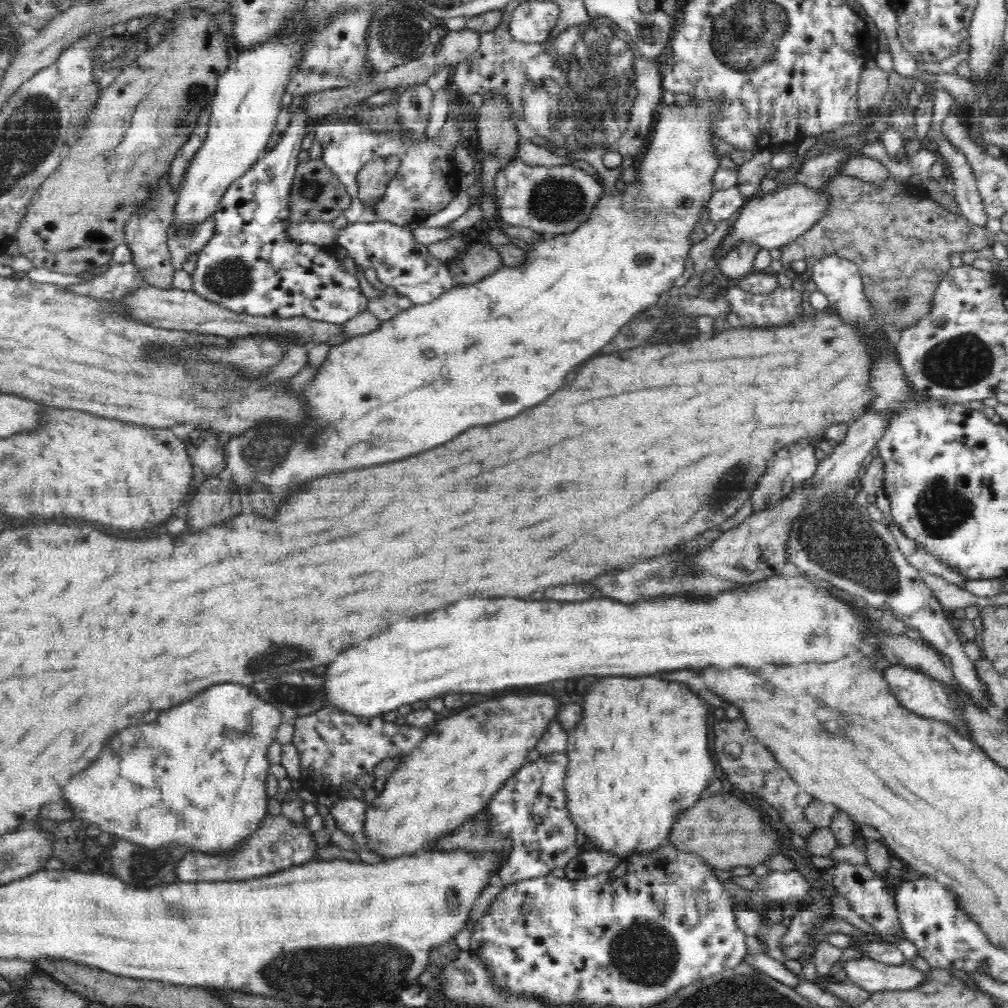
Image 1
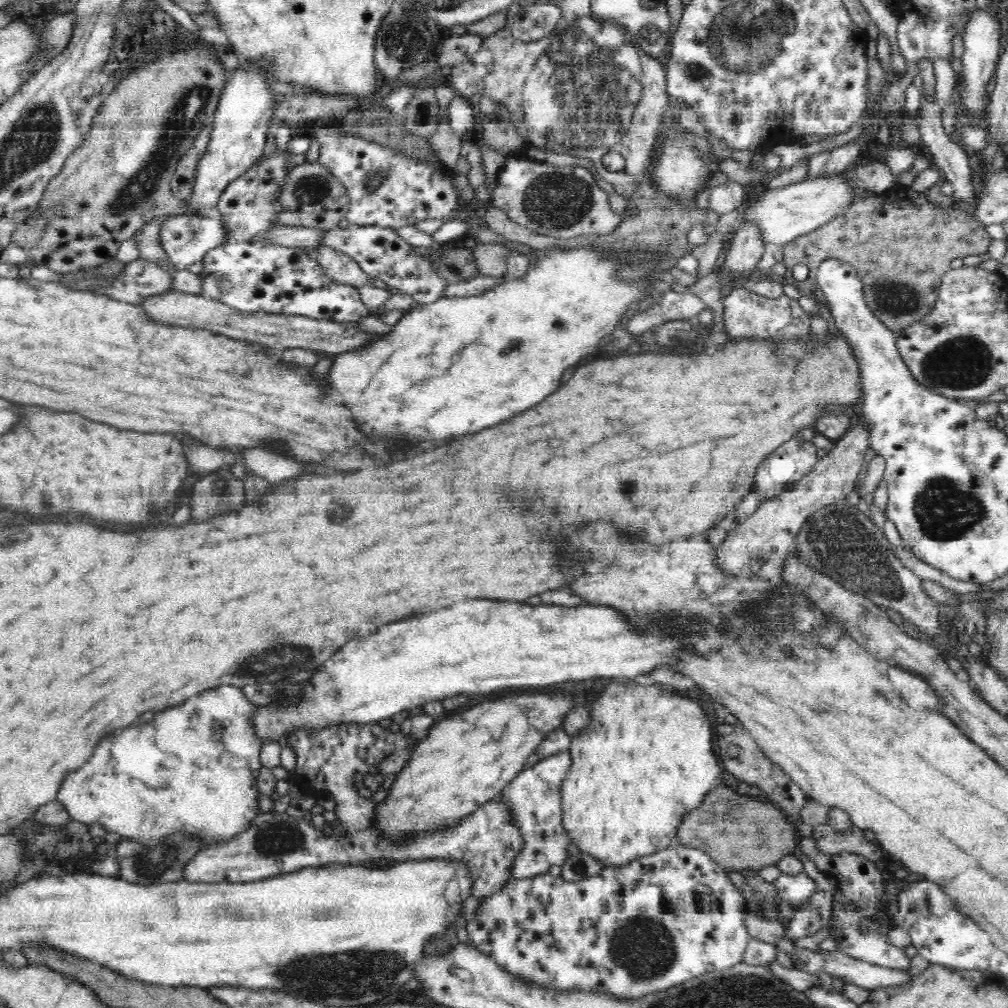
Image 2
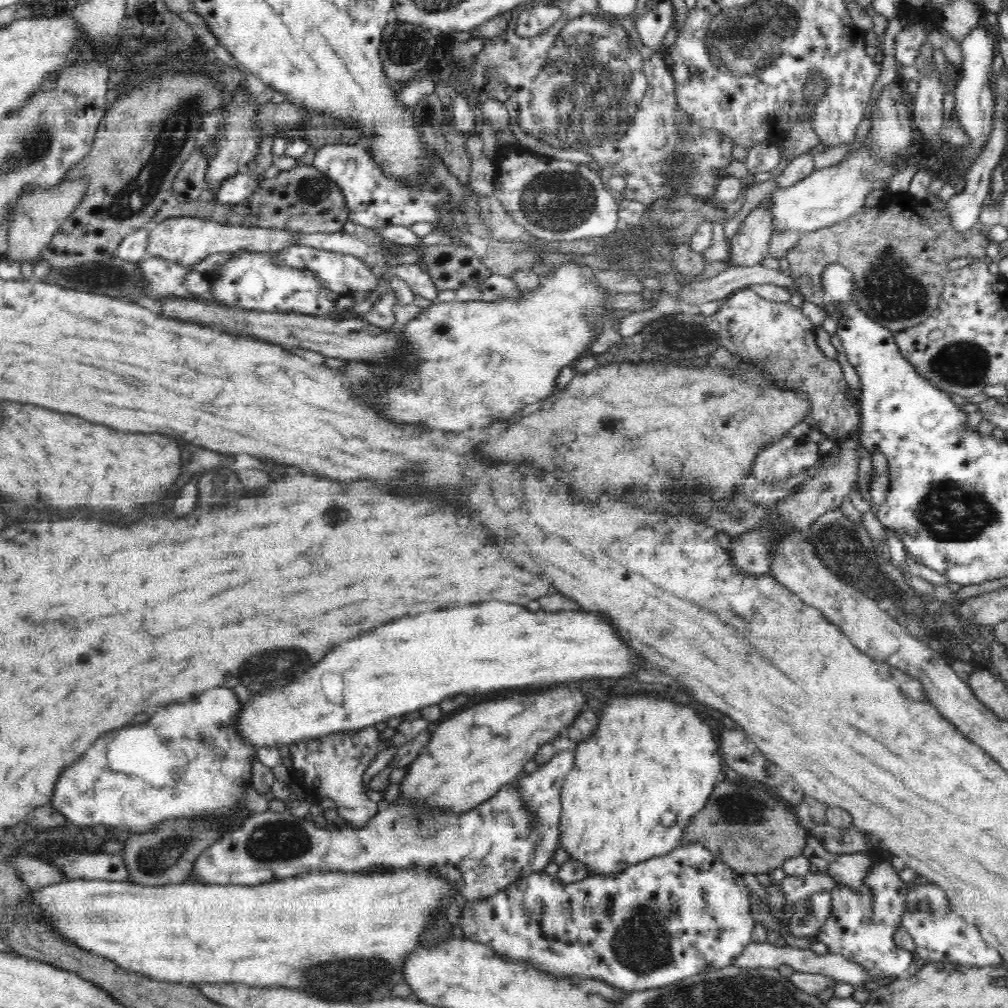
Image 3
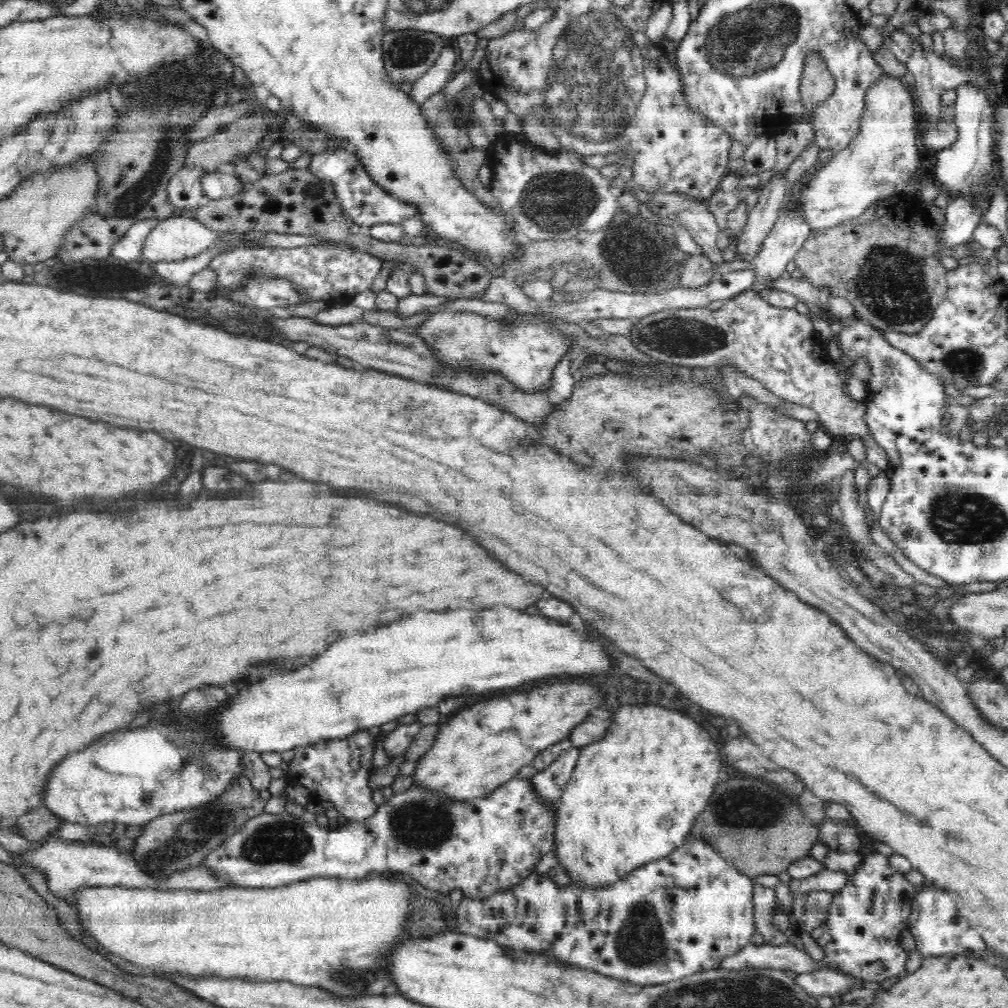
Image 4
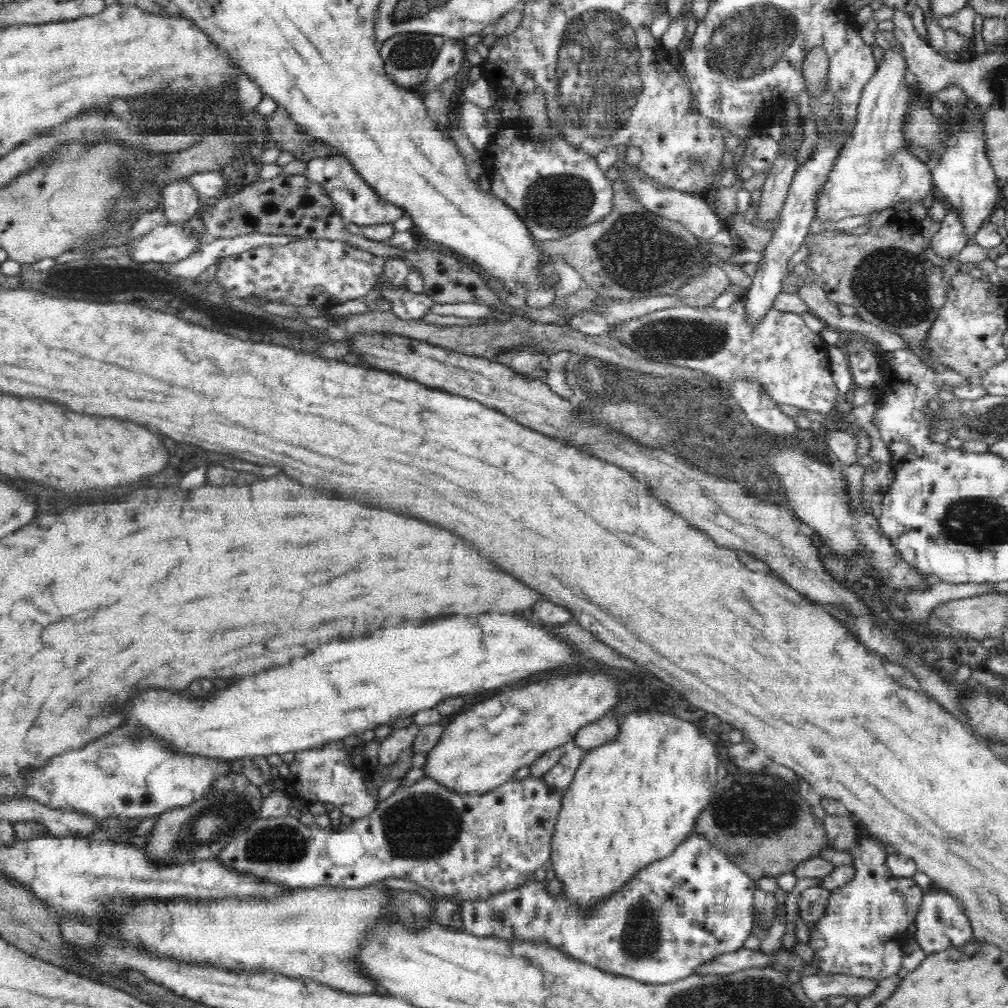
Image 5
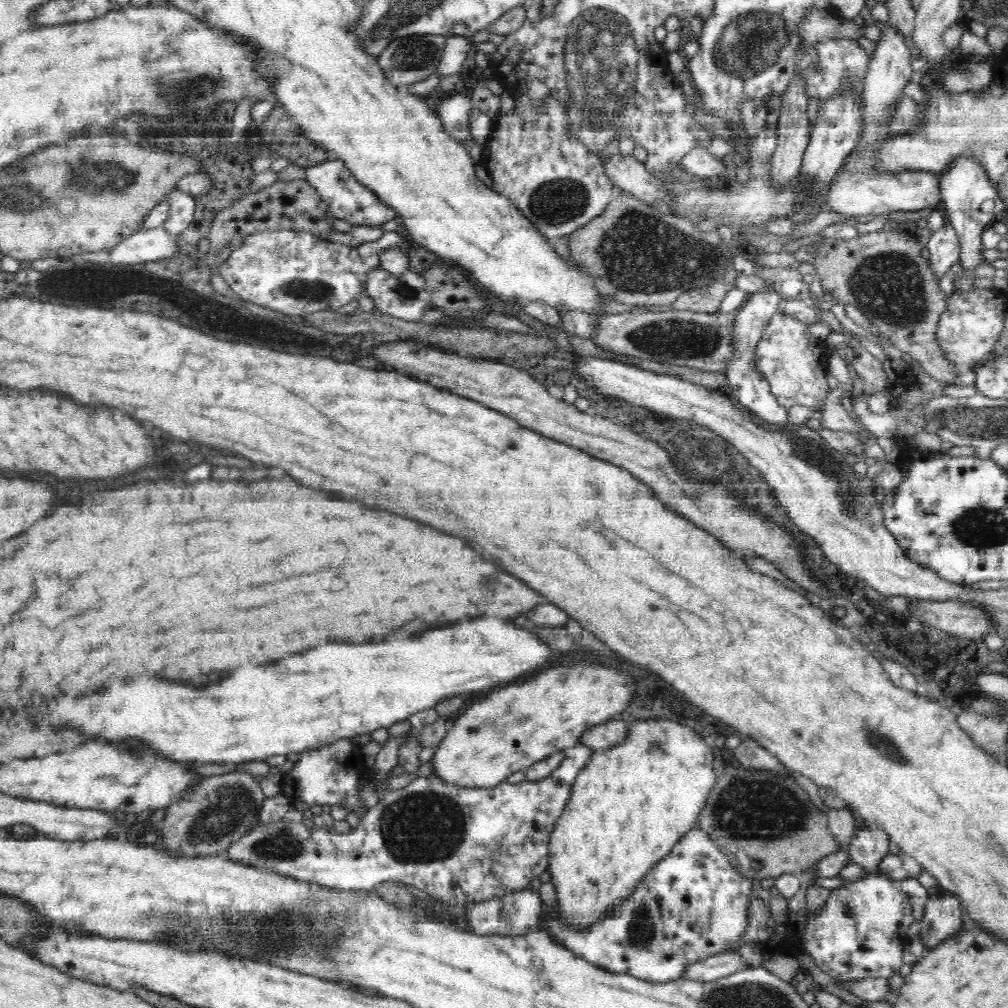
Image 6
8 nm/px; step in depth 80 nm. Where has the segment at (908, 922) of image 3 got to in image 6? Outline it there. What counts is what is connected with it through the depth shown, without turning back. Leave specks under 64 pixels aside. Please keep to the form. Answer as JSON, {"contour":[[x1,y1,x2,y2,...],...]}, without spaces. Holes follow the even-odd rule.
{"contour":[[945,893,941,897,930,897,924,910,923,918,920,920,922,931,919,936,924,947,929,950,936,949,945,940,948,940,958,928,963,926,961,910,958,906,960,900,956,895]]}

